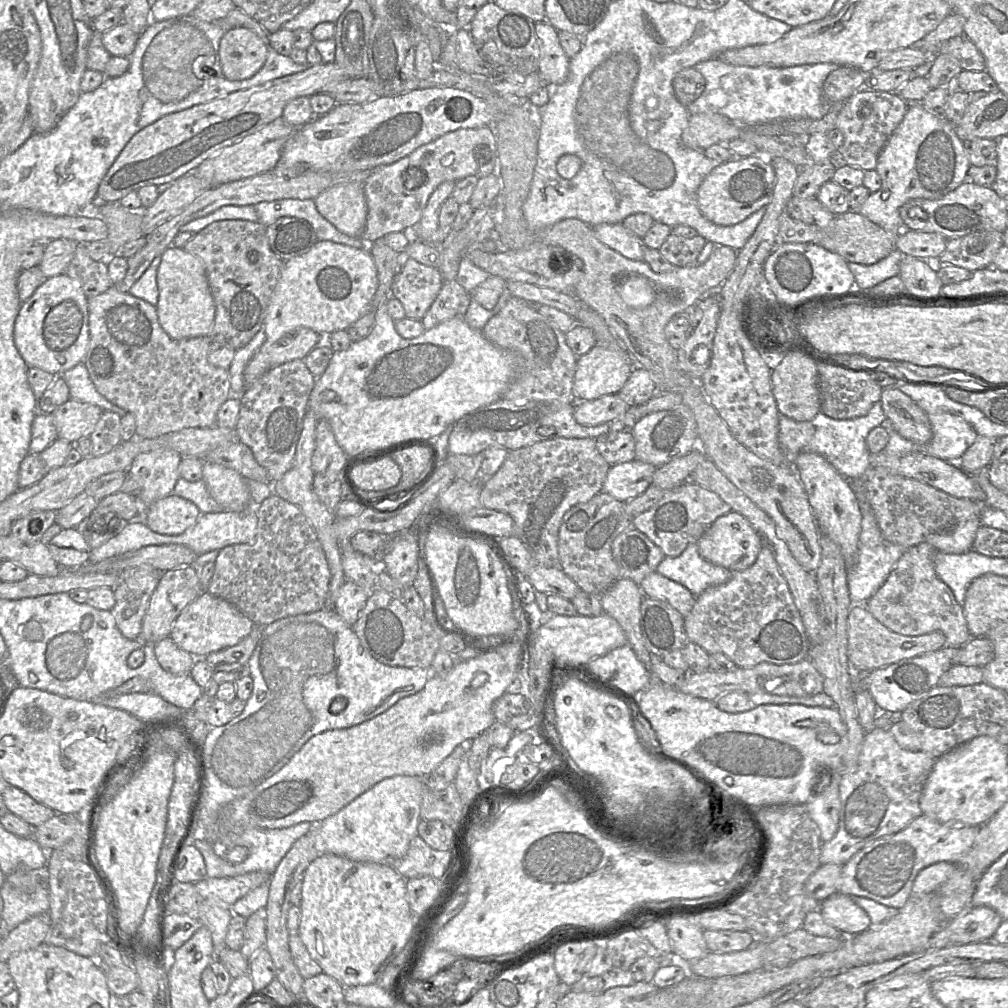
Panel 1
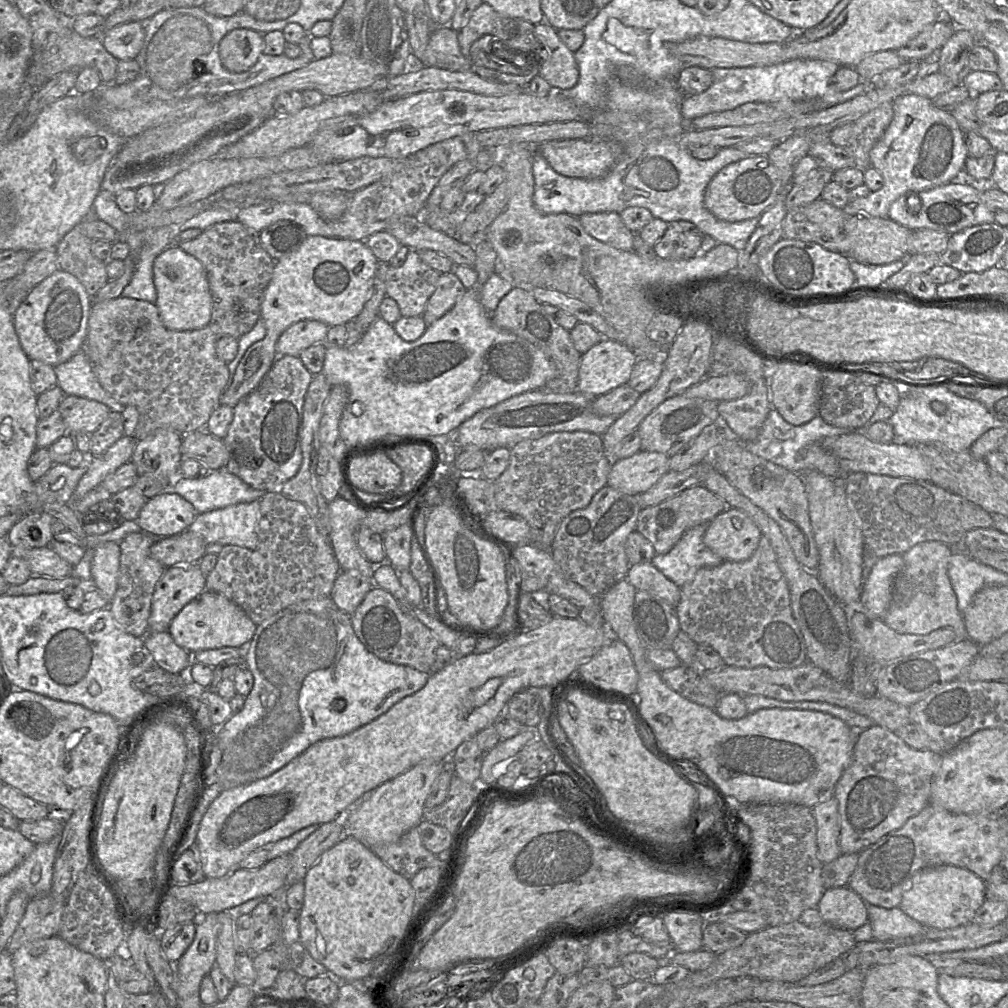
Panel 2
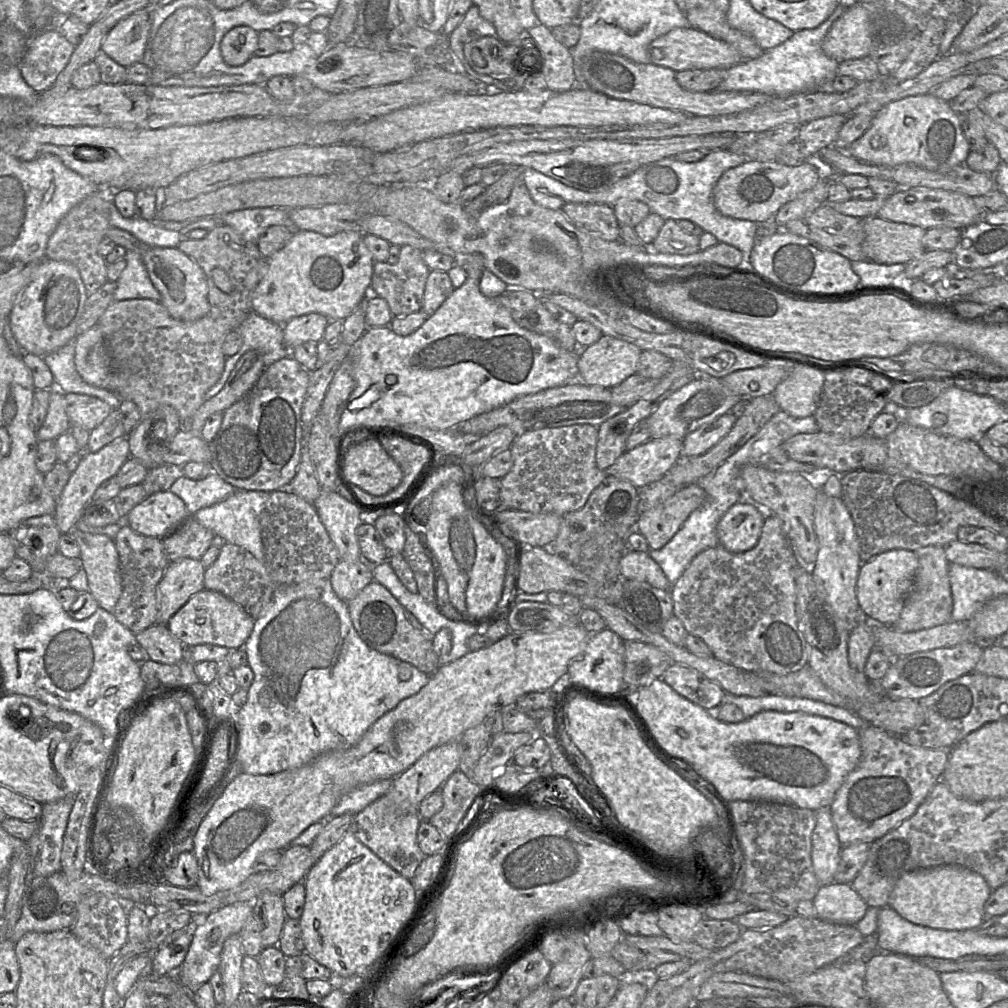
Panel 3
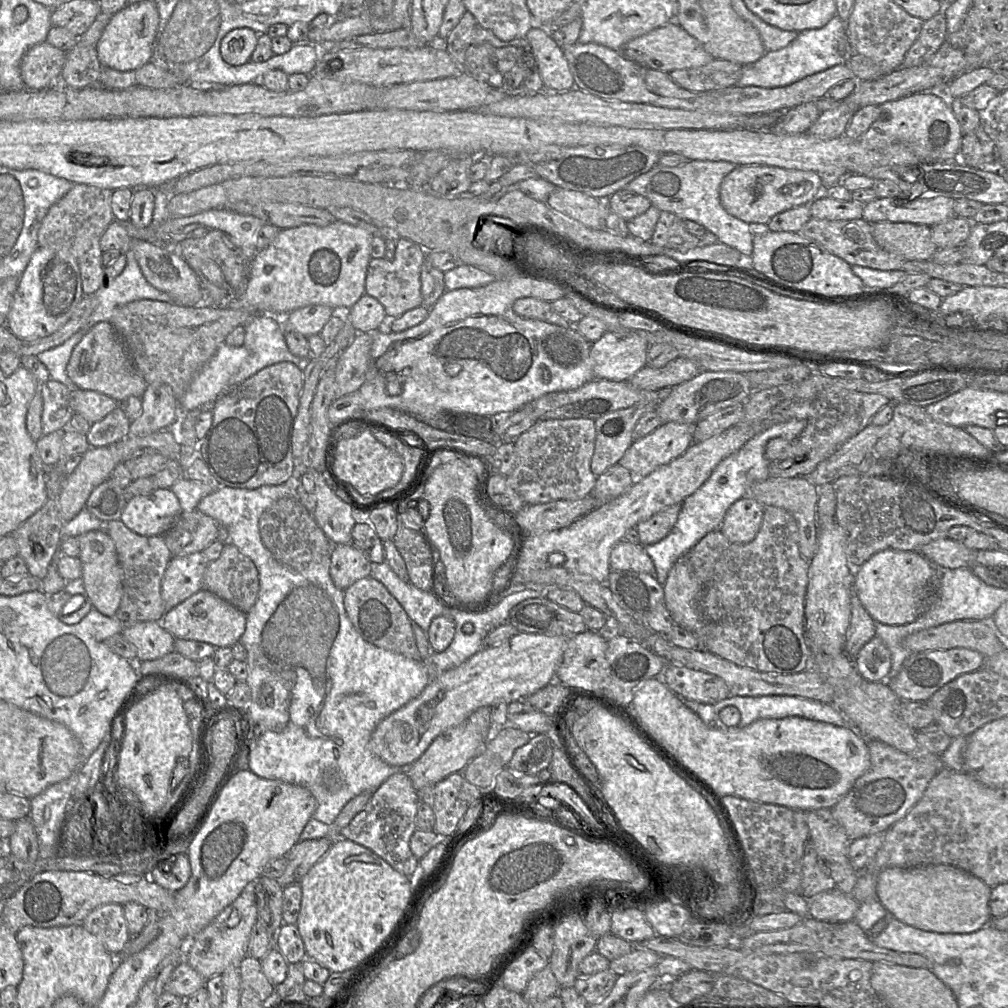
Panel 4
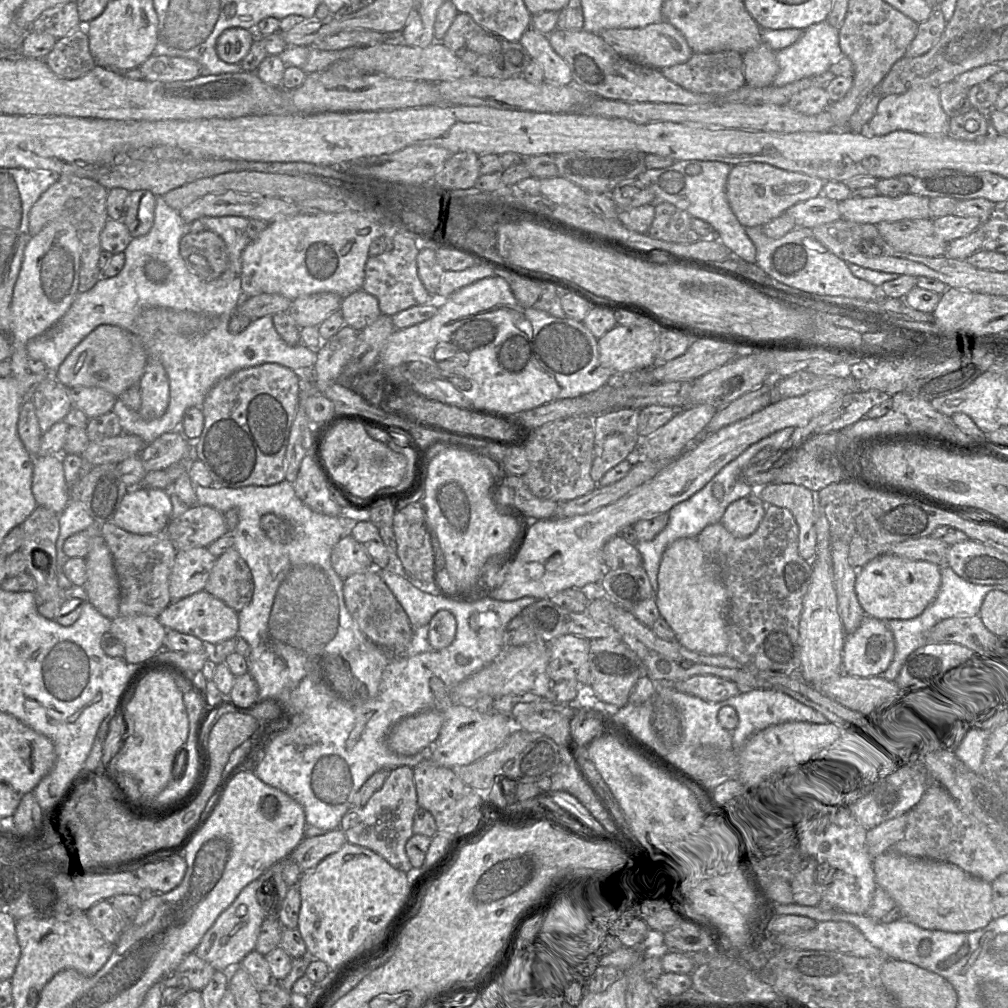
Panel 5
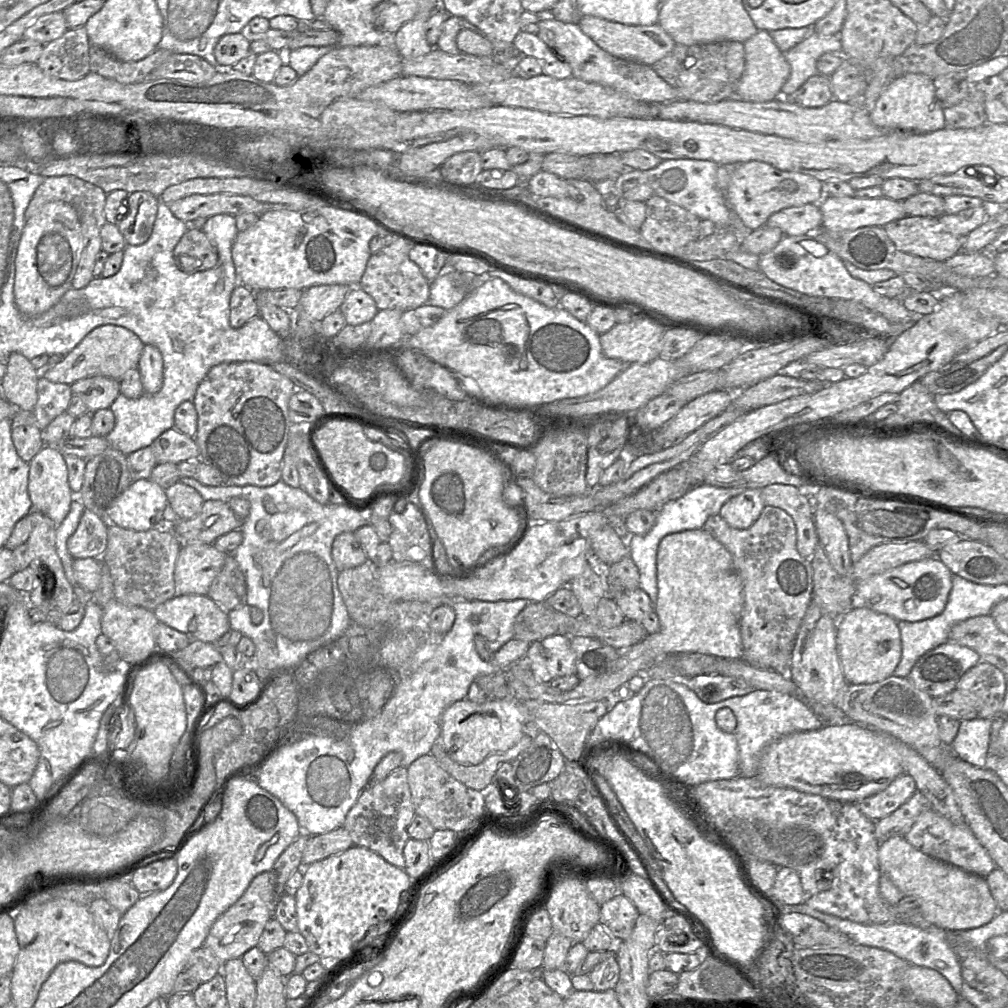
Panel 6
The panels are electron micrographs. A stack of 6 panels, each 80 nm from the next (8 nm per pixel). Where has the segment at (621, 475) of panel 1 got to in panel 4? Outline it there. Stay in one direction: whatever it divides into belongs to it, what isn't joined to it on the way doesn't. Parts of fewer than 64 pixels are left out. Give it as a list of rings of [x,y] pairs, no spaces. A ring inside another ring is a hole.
[[[667,422],[661,424],[646,437],[634,441],[618,464],[630,471],[635,479],[642,479],[655,469],[682,455],[693,444],[696,423]]]

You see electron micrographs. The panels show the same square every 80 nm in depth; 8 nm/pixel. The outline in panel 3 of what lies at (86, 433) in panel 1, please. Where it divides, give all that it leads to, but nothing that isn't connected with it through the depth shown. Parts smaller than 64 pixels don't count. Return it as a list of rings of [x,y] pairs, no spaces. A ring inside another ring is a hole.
[[[66,393],[65,410],[71,426],[80,426],[88,431],[99,426],[110,414],[112,407],[105,401],[84,394]]]

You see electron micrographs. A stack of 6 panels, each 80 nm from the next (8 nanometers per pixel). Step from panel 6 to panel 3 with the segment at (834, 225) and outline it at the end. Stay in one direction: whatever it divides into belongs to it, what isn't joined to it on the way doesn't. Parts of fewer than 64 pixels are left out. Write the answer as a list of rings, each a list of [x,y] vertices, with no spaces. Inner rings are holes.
[[[927,187],[898,189],[885,200],[877,216],[891,222],[918,226],[925,230],[934,227],[965,229],[982,219],[972,197],[958,192]]]

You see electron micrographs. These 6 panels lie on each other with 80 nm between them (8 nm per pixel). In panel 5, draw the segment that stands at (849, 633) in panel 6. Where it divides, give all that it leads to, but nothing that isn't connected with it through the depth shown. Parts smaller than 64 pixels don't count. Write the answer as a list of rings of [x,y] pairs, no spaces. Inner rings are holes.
[[[866,615],[858,629],[846,636],[843,671],[857,678],[882,675],[895,653],[895,641],[885,622]]]

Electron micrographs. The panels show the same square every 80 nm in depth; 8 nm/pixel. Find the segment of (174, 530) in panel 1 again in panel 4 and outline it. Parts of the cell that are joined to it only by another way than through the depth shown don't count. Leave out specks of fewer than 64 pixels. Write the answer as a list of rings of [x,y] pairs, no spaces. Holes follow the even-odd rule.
[[[157,488],[126,502],[120,520],[142,536],[164,535],[182,513],[178,498],[170,488]]]

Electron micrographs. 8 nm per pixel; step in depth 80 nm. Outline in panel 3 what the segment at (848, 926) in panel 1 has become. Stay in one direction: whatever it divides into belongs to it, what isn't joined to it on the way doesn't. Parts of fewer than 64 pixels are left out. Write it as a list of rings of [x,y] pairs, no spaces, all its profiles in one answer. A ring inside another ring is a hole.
[[[850,884],[821,886],[812,901],[818,918],[840,925],[856,925],[868,909]]]

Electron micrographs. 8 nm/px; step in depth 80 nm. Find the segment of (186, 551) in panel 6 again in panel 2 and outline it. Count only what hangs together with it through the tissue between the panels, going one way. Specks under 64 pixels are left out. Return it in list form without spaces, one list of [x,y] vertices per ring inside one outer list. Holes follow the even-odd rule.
[[[198,564],[166,568],[152,596],[149,632],[168,631],[174,617],[205,589],[206,577]]]

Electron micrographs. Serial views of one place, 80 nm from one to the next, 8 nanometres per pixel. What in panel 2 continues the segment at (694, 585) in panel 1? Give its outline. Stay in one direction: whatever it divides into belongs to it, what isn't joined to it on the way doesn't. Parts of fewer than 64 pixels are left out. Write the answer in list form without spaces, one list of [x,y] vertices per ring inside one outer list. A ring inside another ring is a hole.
[[[708,524],[689,529],[668,553],[656,554],[651,561],[655,568],[680,588],[691,581],[699,569],[724,562],[703,542]]]

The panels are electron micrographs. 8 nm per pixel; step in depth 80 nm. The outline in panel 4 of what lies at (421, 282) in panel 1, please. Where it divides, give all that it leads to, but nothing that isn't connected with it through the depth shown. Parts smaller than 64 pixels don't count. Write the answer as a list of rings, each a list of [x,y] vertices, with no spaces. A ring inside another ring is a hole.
[[[398,237],[392,260],[371,258],[366,274],[365,293],[382,304],[387,318],[397,318],[422,305],[420,272],[426,253],[427,251],[419,244]]]

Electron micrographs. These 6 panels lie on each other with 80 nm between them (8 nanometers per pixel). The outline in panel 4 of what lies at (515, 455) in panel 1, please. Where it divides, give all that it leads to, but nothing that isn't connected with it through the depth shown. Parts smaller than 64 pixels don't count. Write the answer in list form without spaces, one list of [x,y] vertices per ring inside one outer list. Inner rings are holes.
[[[575,418],[537,421],[529,430],[518,436],[513,443],[516,462],[513,472],[507,476],[510,485],[528,505],[555,500],[578,500],[590,495],[597,478],[590,468],[595,437],[595,424],[592,419]]]

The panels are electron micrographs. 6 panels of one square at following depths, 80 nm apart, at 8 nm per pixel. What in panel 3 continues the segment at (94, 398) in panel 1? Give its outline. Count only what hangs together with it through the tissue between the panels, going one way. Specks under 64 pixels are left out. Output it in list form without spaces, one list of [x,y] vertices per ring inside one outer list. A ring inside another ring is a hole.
[[[75,340],[43,357],[53,374],[54,386],[64,394],[76,393],[97,397],[113,409],[119,409],[122,399],[116,393],[92,386],[82,379],[76,370],[74,355]]]

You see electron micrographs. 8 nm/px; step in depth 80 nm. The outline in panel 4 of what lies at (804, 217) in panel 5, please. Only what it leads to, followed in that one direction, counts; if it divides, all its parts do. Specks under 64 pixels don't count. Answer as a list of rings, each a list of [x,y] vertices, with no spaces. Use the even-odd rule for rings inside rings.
[[[826,195],[811,202],[811,217],[825,220],[861,219],[865,203],[850,200],[840,201]]]

